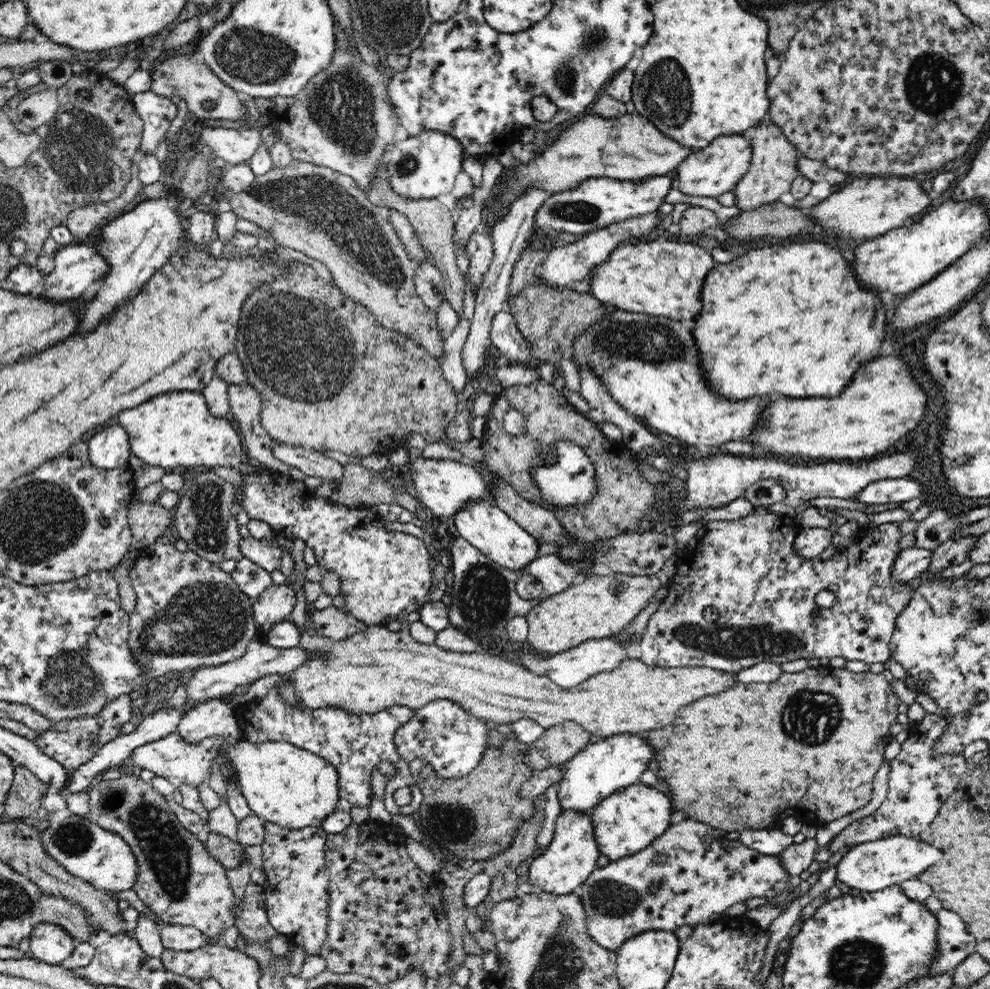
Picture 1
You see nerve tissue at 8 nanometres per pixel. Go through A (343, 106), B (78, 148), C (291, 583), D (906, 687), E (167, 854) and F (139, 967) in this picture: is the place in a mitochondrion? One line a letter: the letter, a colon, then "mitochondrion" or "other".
A: mitochondrion
B: mitochondrion
C: other
D: other
E: mitochondrion
F: other

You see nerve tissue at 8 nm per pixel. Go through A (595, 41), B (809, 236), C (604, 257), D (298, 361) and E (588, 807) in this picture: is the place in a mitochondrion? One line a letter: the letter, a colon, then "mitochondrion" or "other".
A: mitochondrion
B: other
C: other
D: mitochondrion
E: other

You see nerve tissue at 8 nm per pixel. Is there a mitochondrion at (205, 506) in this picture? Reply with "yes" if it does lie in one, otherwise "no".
yes

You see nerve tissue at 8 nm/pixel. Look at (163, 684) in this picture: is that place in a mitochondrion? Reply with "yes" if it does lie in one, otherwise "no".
no

